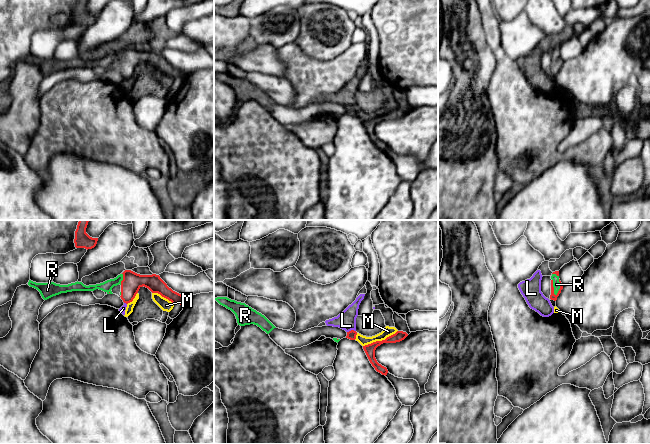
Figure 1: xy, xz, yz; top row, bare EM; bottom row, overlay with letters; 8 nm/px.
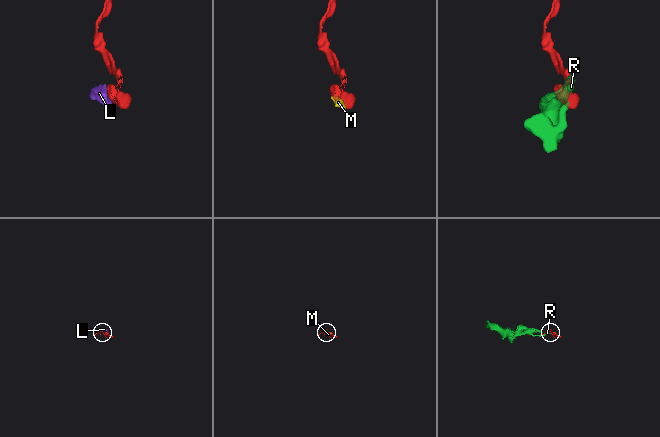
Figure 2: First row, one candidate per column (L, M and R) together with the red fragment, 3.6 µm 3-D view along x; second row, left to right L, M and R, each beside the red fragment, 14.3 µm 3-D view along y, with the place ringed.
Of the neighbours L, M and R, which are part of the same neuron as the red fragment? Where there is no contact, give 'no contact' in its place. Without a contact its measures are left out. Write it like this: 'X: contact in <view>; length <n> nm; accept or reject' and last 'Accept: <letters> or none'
L: contact in xz; length 70 nm; reject
M: contact in xz; length 300 nm; reject
R: contact in yz; length 140 nm; accept
Accept: R

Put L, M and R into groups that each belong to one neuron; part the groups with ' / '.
L M / R

